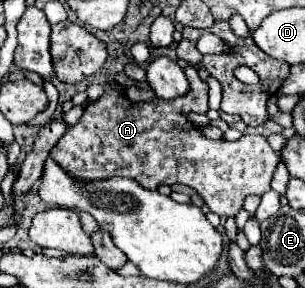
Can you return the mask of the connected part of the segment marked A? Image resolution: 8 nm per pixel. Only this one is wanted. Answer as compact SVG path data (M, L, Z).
M193 66L185 68L185 76L189 80L191 90L183 94L183 98L175 98L175 100L153 98L147 102L131 102L125 94L117 90L107 90L99 100L85 106L81 122L67 128L67 134L63 134L63 138L51 148L51 158L55 158L55 162L67 170L67 174L81 180L133 176L143 188L149 188L149 190L157 190L157 186L161 184L167 184L167 186L185 184L185 186L191 186L205 200L211 212L219 216L237 216L237 212L243 206L243 200L249 194L261 196L269 190L271 176L281 156L275 154L269 142L259 134L241 136L241 140L237 142L227 142L224 138L219 140L207 138L187 118L189 112L197 112L197 114L207 112L207 88Z

